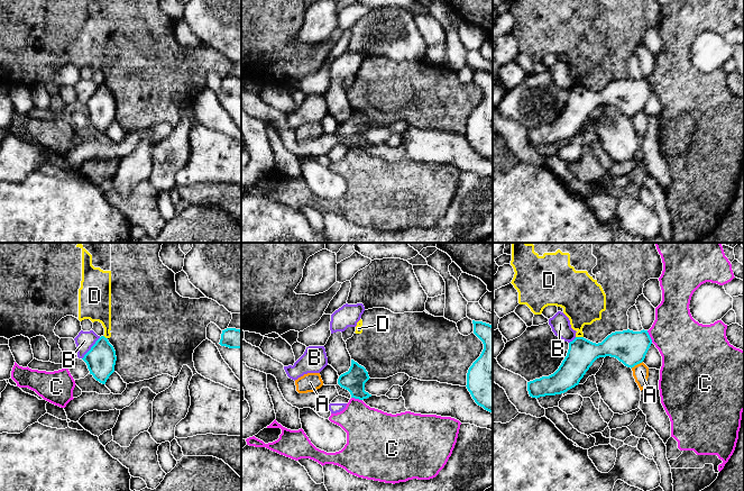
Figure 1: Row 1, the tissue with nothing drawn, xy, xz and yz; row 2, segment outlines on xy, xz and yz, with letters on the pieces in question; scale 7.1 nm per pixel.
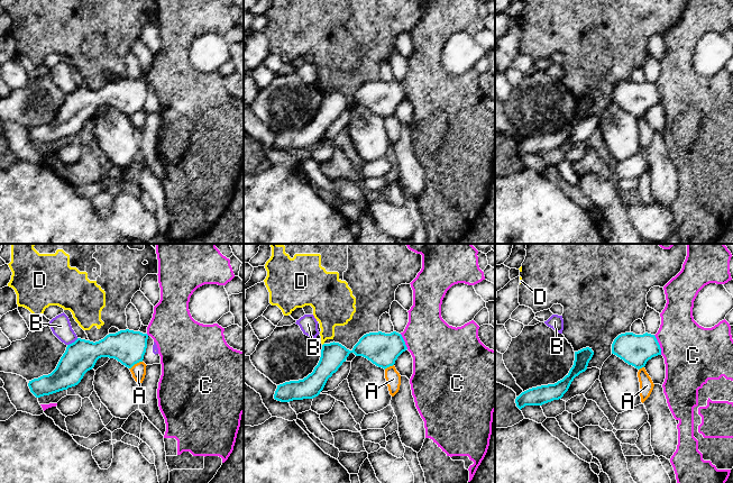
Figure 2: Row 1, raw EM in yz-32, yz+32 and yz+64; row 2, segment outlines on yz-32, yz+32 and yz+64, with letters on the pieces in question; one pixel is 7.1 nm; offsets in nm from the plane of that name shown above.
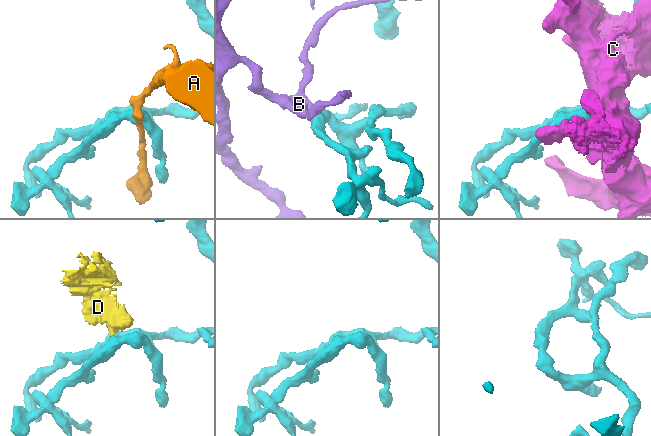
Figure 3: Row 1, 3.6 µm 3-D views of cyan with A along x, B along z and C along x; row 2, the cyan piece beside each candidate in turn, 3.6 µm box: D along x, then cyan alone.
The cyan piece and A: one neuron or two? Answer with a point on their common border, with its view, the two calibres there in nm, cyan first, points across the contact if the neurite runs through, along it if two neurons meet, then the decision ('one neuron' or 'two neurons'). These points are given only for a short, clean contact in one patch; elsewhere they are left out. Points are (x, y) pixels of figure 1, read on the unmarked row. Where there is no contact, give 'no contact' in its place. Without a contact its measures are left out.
contact yz (636, 112); calibres 240 and 110 nm; border yz (642, 109), (631, 116); two neurons

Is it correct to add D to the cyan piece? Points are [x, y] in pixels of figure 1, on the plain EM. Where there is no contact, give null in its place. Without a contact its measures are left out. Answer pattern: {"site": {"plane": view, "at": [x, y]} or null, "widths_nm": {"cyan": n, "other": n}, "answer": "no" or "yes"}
{"site": {"plane": "yz", "at": [579, 85]}, "widths_nm": {"cyan": 200, "other": 300}, "answer": "no"}

